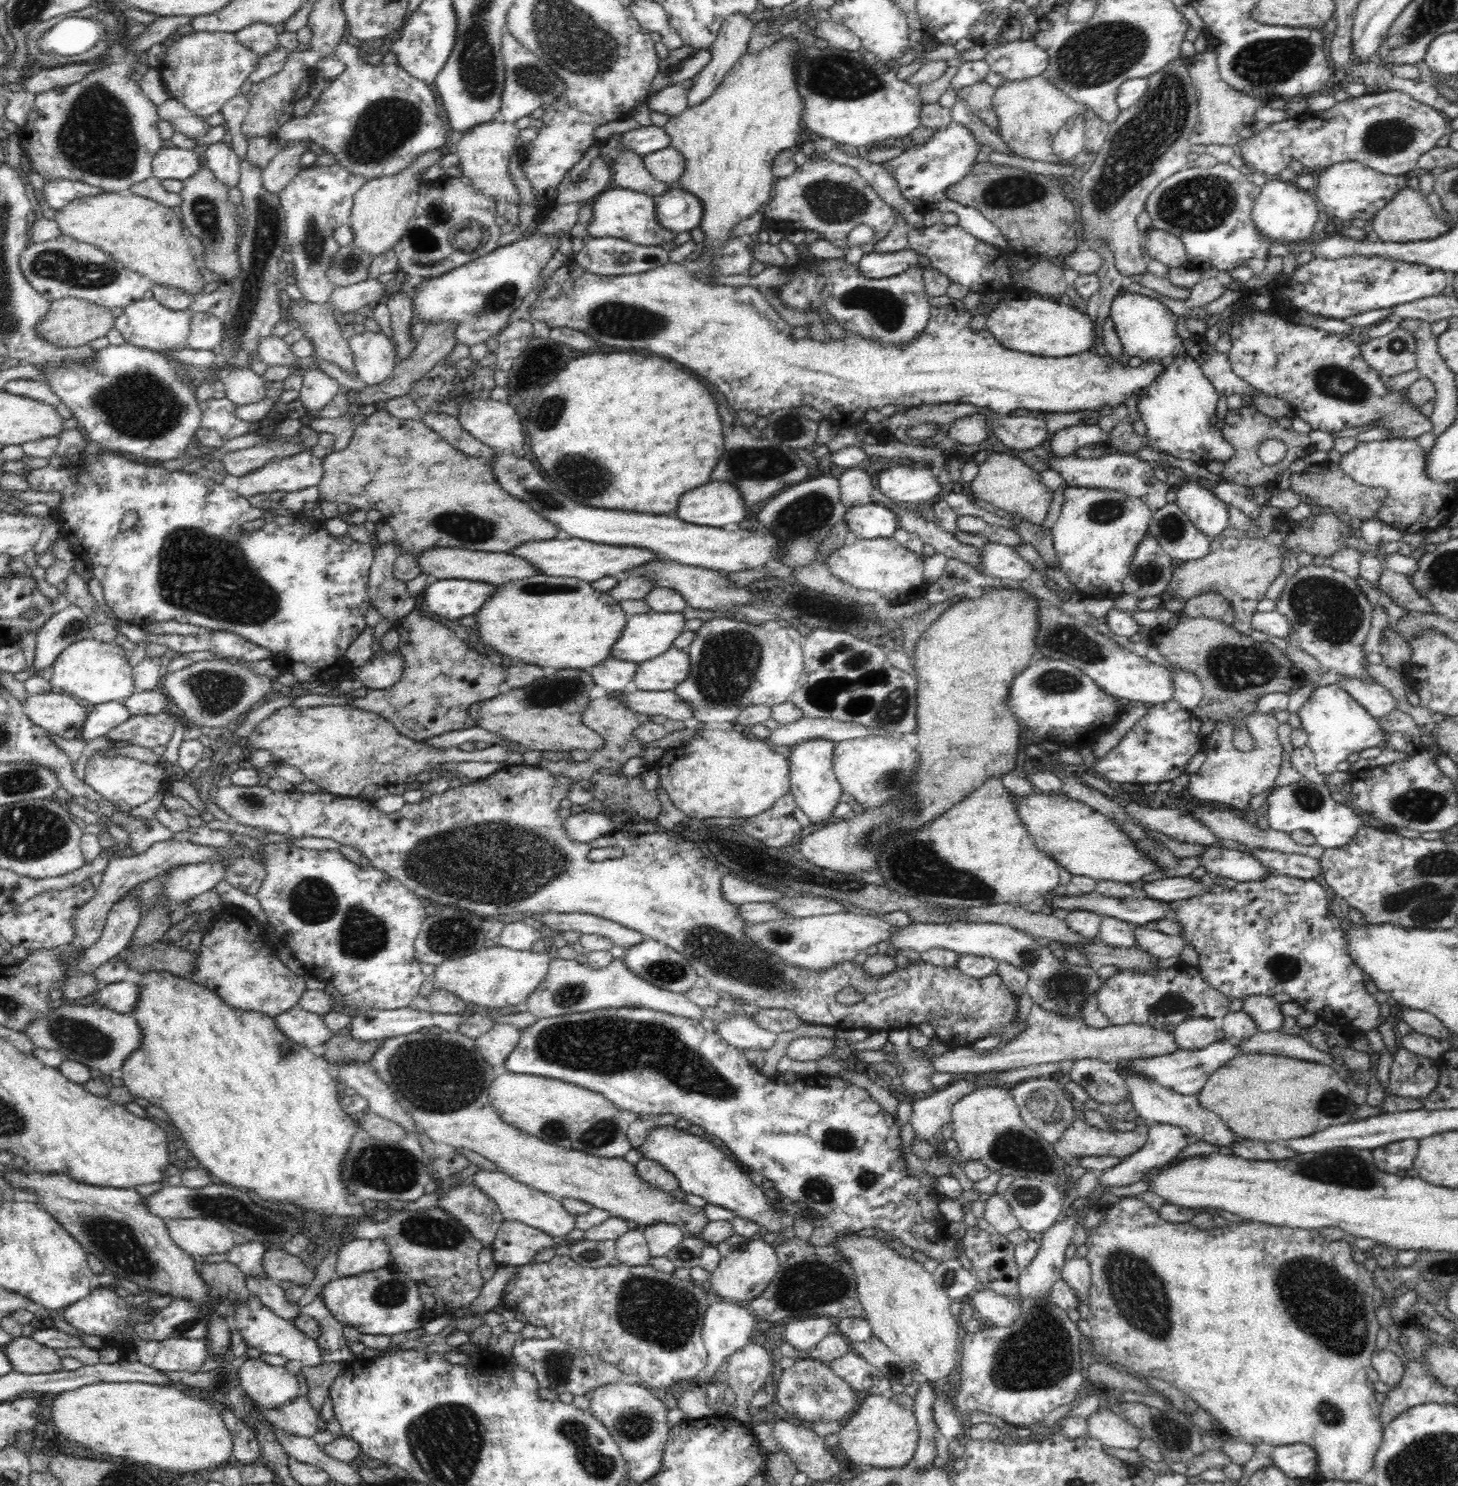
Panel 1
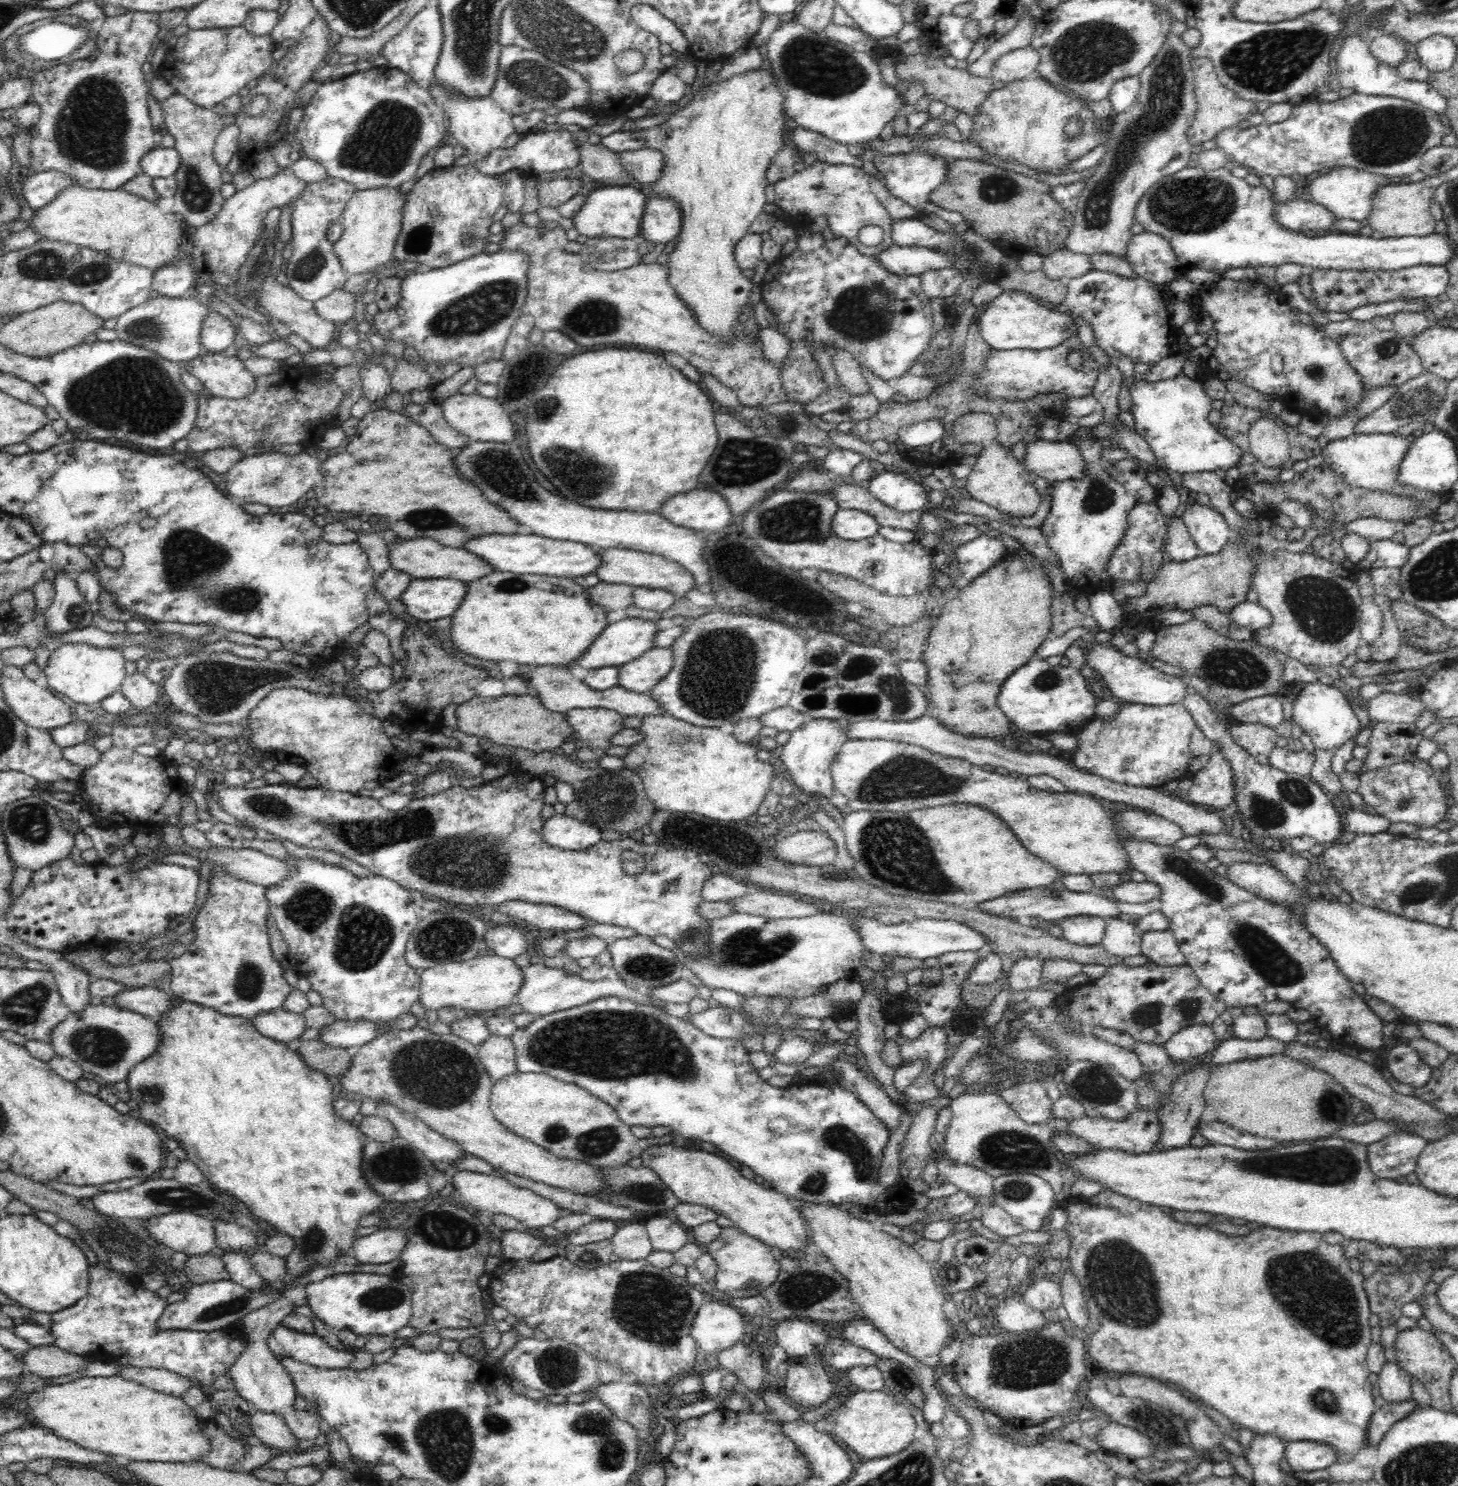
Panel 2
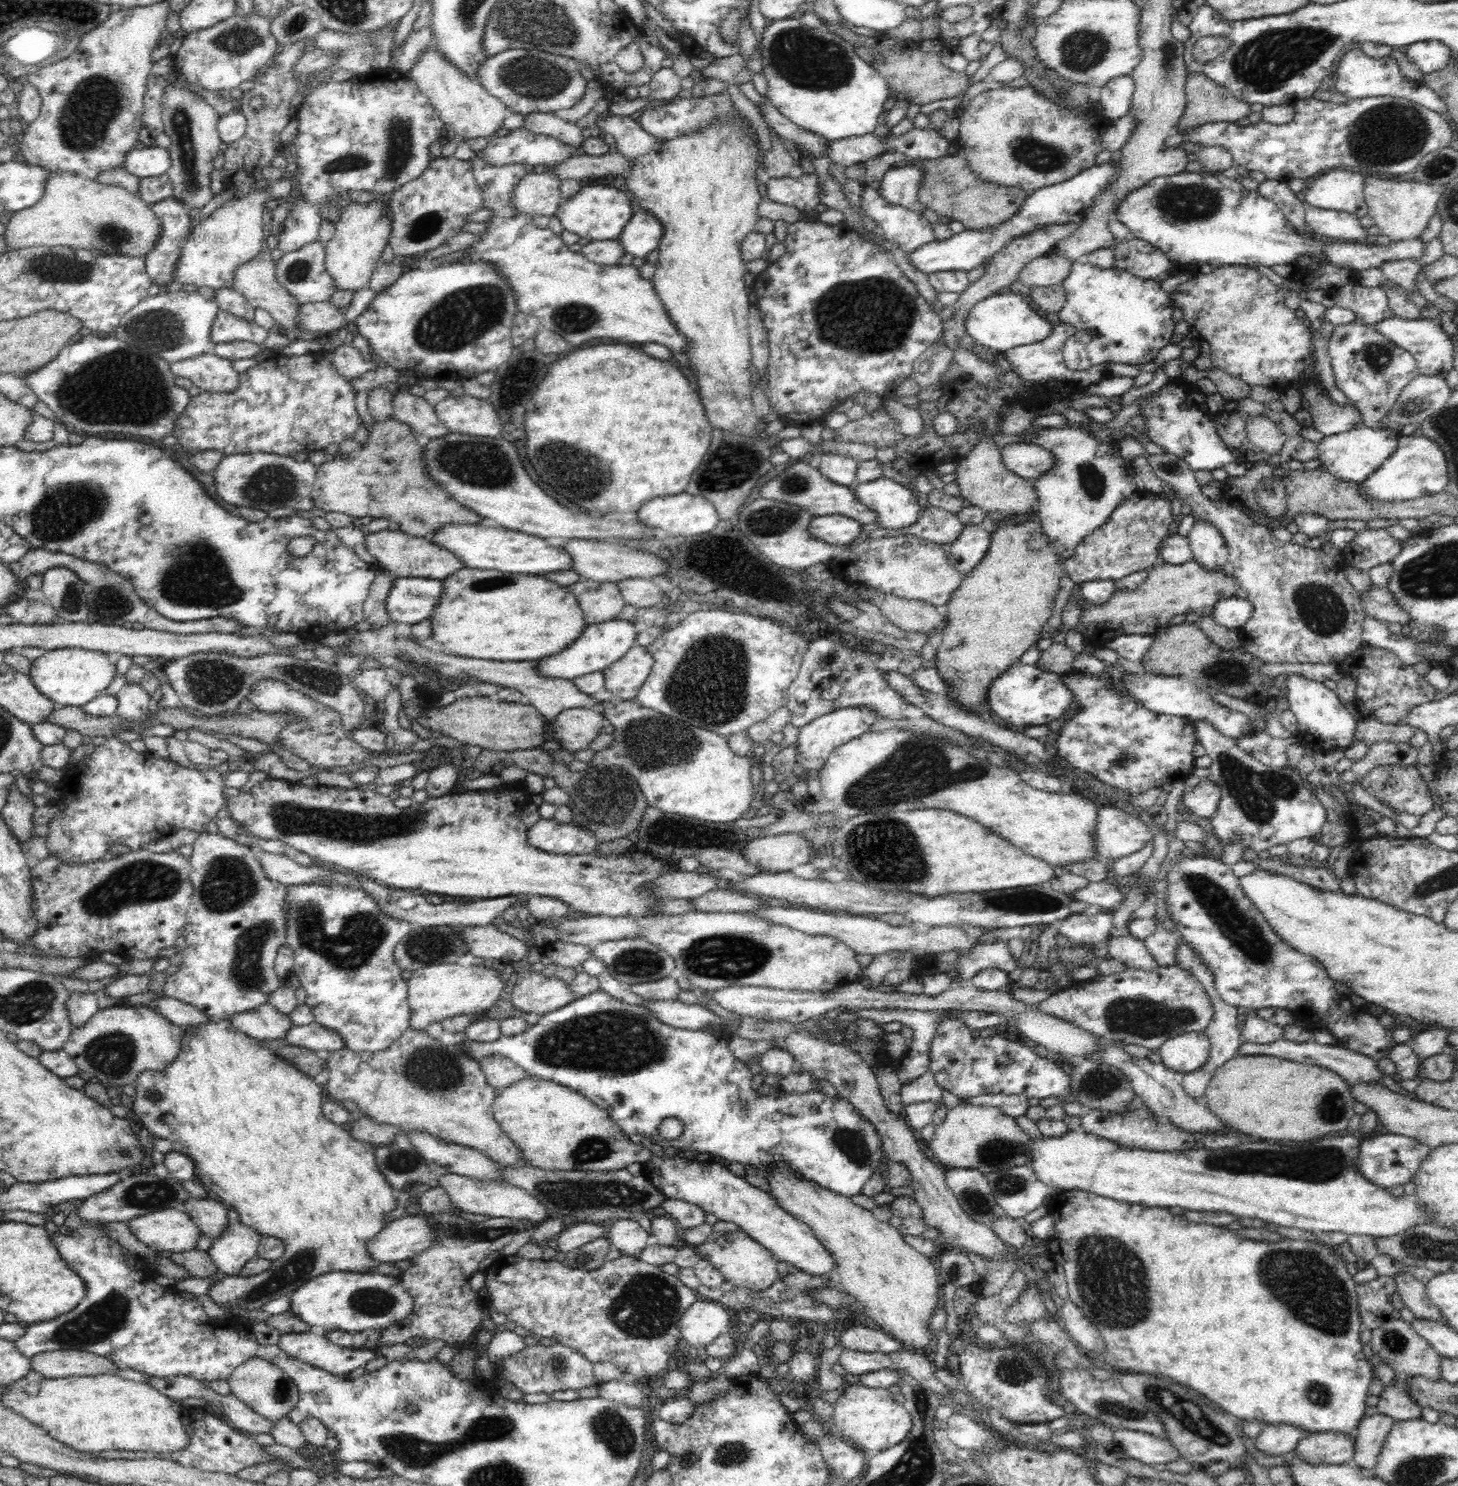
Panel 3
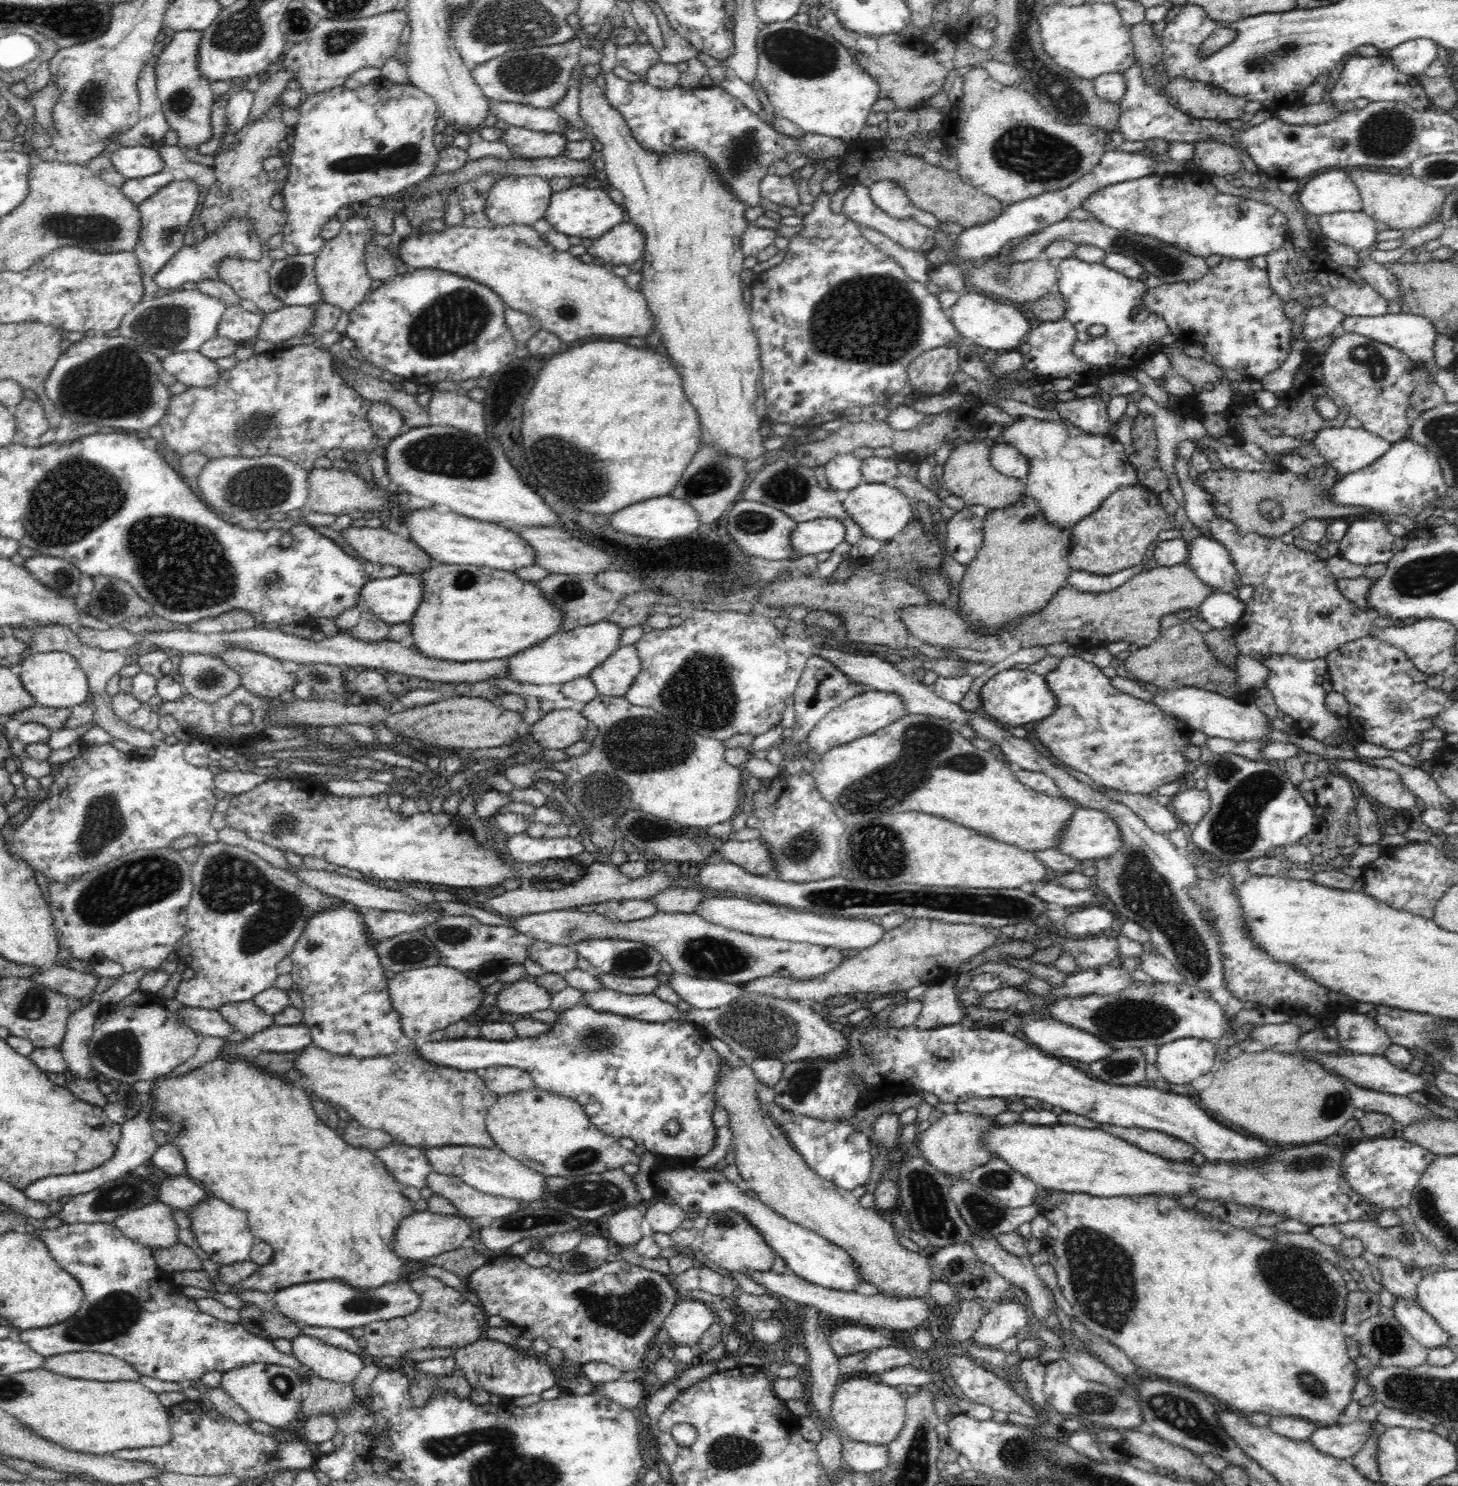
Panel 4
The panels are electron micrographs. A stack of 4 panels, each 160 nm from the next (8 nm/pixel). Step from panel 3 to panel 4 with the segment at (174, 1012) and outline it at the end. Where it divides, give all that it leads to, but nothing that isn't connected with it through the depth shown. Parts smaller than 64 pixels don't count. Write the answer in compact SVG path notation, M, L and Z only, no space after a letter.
M184 1007L178 1010L176 1015L197 1033L206 1036L216 1036L216 1038L226 1038L234 1032L234 1025L216 1010L205 1008Z

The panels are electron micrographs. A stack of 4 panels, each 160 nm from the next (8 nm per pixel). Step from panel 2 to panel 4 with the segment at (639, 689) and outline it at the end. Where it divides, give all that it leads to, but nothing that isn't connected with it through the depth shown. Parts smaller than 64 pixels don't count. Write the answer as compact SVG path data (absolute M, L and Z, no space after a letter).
M620 646L604 664L590 672L590 679L600 695L623 696L634 684L642 668L636 646Z

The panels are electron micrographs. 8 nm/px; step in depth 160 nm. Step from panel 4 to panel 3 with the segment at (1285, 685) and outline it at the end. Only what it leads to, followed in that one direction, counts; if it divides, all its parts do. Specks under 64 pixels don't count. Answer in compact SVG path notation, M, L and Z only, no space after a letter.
M1298 675L1286 678L1286 690L1289 713L1297 717L1297 736L1309 751L1345 750L1352 744L1359 722L1339 700L1336 690L1329 690L1323 683Z

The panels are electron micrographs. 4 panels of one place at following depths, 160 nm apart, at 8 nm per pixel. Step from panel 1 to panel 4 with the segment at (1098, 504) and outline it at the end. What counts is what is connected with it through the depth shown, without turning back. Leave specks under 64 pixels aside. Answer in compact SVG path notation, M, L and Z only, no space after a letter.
M1019 416L1012 424L1004 426L1002 436L1007 445L1016 448L1029 462L1029 474L1021 478L1025 484L1024 494L1038 503L1046 521L1058 529L1072 530L1082 517L1094 512L1118 488L1138 483L1135 468L1130 464L1124 446L1112 436L1094 436L1070 423L1040 420L1030 416Z

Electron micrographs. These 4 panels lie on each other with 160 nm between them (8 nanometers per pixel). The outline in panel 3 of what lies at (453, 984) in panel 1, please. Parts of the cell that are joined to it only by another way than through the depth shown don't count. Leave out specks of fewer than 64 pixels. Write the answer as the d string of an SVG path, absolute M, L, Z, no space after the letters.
M434 964L413 971L407 980L407 1003L411 1010L410 1028L424 1030L432 1022L488 1010L506 987L502 975L485 965L464 967L458 964Z

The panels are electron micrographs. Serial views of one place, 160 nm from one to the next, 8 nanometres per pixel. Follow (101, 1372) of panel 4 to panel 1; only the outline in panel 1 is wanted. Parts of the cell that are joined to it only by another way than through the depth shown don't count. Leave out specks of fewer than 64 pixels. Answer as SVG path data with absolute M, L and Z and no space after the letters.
M30 1337L13 1338L6 1344L4 1353L12 1363L12 1370L22 1374L50 1374L62 1370L62 1358L56 1350Z

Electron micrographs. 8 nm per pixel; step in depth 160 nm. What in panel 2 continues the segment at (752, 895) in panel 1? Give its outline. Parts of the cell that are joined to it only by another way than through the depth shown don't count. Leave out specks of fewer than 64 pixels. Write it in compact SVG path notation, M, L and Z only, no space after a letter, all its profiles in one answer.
M723 873L712 875L704 881L700 894L704 902L722 902L744 896L755 889L749 883L734 880Z

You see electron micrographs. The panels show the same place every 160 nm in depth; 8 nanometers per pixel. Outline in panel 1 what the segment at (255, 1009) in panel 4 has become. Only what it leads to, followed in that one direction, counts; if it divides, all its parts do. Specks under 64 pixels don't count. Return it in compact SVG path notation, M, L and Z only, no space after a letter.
M297 1004L273 1017L273 1021L290 1040L308 1049L323 1045L335 1034L324 1024L321 1015L306 1012Z

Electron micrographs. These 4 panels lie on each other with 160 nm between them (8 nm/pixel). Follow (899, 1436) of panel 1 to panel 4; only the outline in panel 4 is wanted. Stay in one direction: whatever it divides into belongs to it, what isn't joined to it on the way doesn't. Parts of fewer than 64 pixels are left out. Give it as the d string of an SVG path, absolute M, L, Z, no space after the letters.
M858 1374L842 1378L834 1389L831 1418L833 1418L835 1427L839 1429L844 1438L866 1442L871 1445L887 1446L889 1442L892 1442L898 1436L905 1424L905 1398L900 1395L901 1392L896 1387L891 1387L884 1383L870 1382L866 1377L854 1378L854 1376L858 1376Z

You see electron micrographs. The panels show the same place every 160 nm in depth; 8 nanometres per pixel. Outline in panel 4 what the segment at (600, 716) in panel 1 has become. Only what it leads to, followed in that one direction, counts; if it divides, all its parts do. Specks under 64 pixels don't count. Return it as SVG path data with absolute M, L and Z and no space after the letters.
M558 709L547 713L538 722L527 728L532 741L545 749L562 750L582 739L590 721L580 711Z

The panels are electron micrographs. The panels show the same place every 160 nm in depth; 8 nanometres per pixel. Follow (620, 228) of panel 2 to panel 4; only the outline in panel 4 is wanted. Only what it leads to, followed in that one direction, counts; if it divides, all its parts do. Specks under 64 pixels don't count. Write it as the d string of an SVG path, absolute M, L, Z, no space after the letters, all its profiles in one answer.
M572 186L562 192L553 192L552 198L550 198L550 206L548 206L543 218L548 220L554 231L561 232L568 237L592 239L594 242L624 222L625 216L623 206L615 204L611 200L611 196L604 190Z

